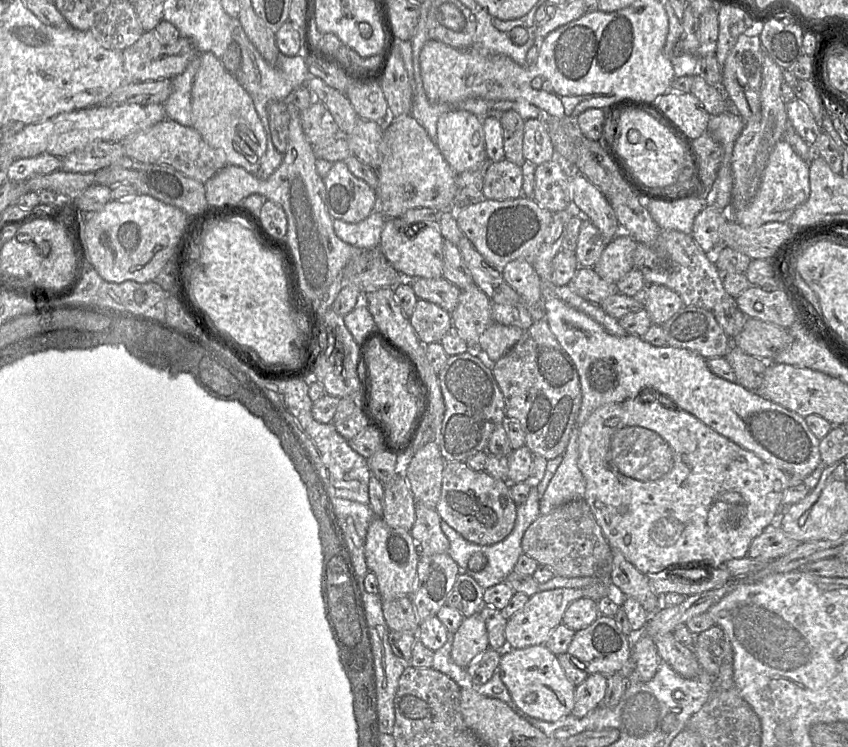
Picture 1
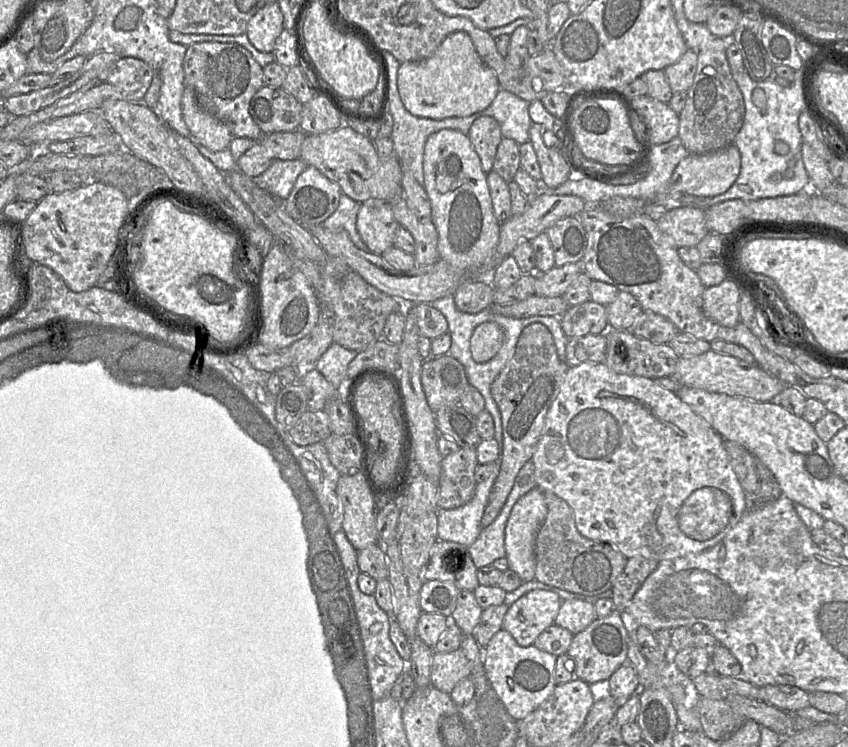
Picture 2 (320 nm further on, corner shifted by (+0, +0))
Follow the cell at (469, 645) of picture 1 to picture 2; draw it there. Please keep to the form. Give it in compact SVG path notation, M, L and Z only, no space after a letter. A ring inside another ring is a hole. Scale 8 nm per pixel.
M461 648L447 653L434 652L431 685L450 694L463 679L469 678L470 662Z

